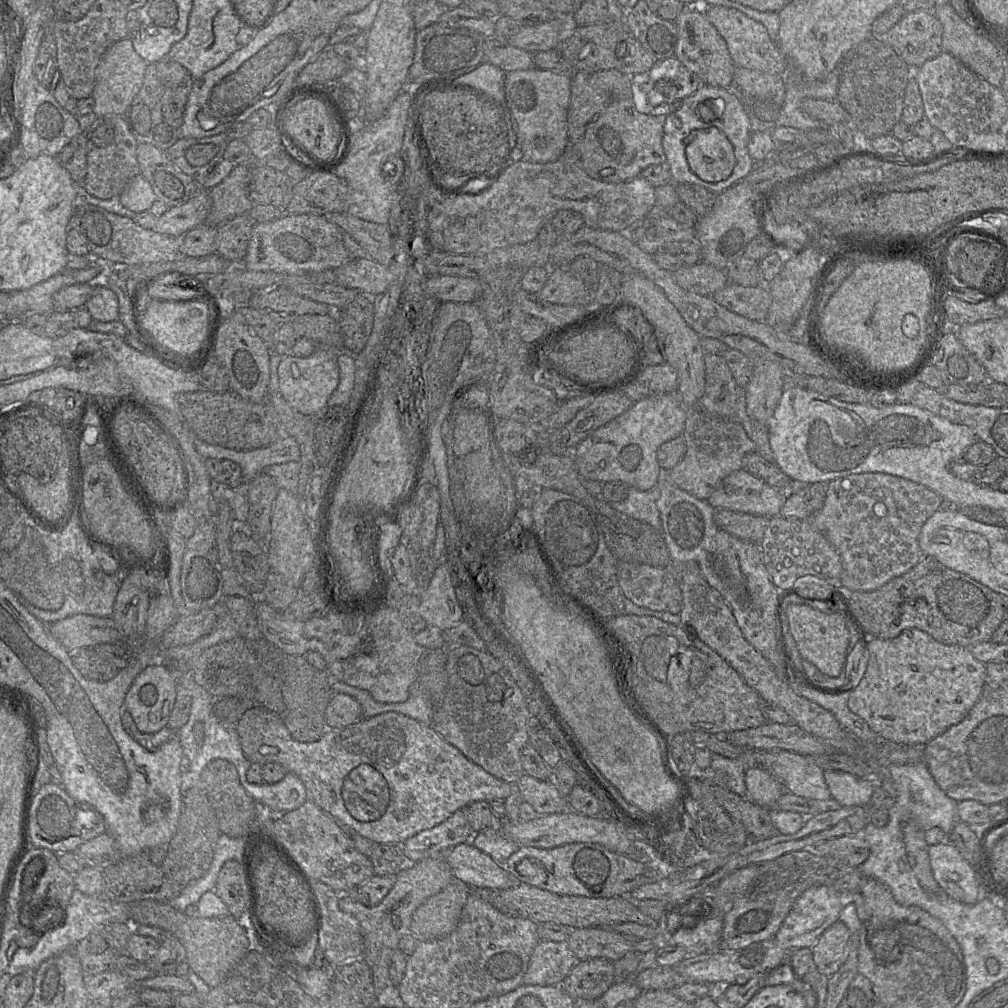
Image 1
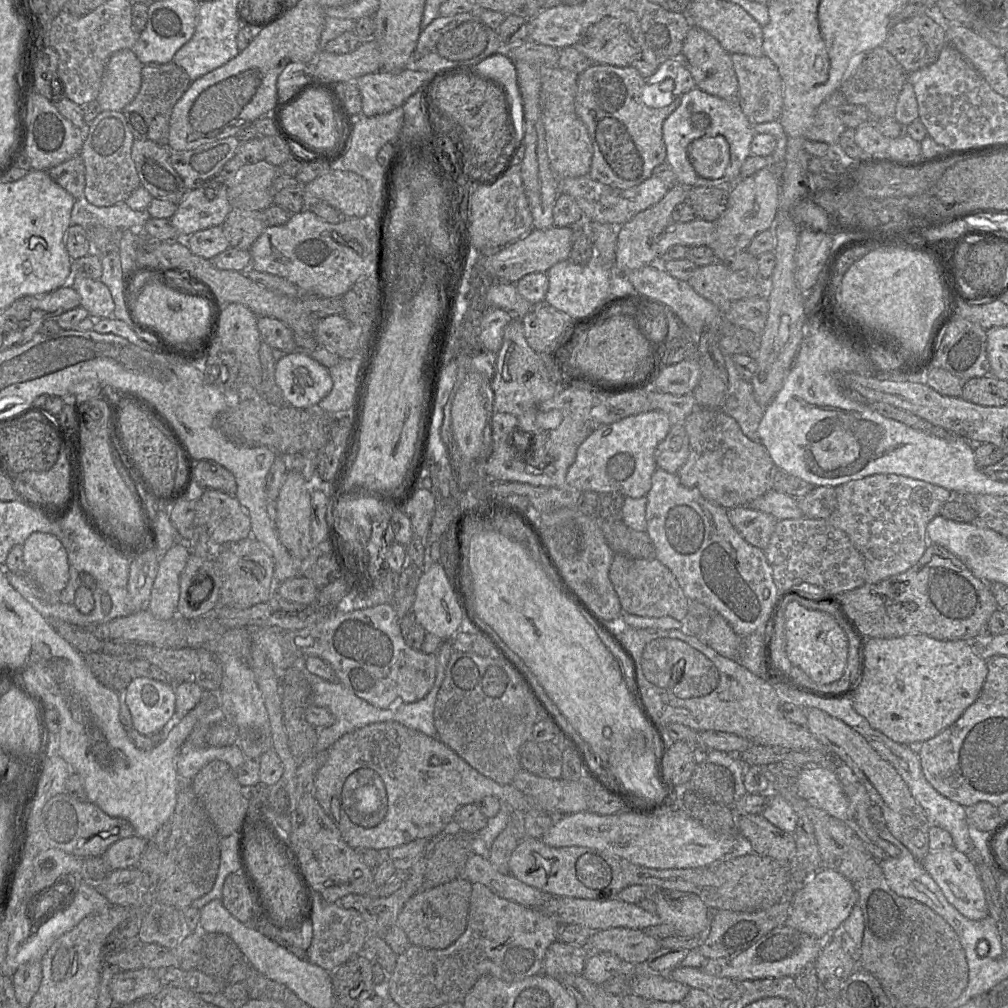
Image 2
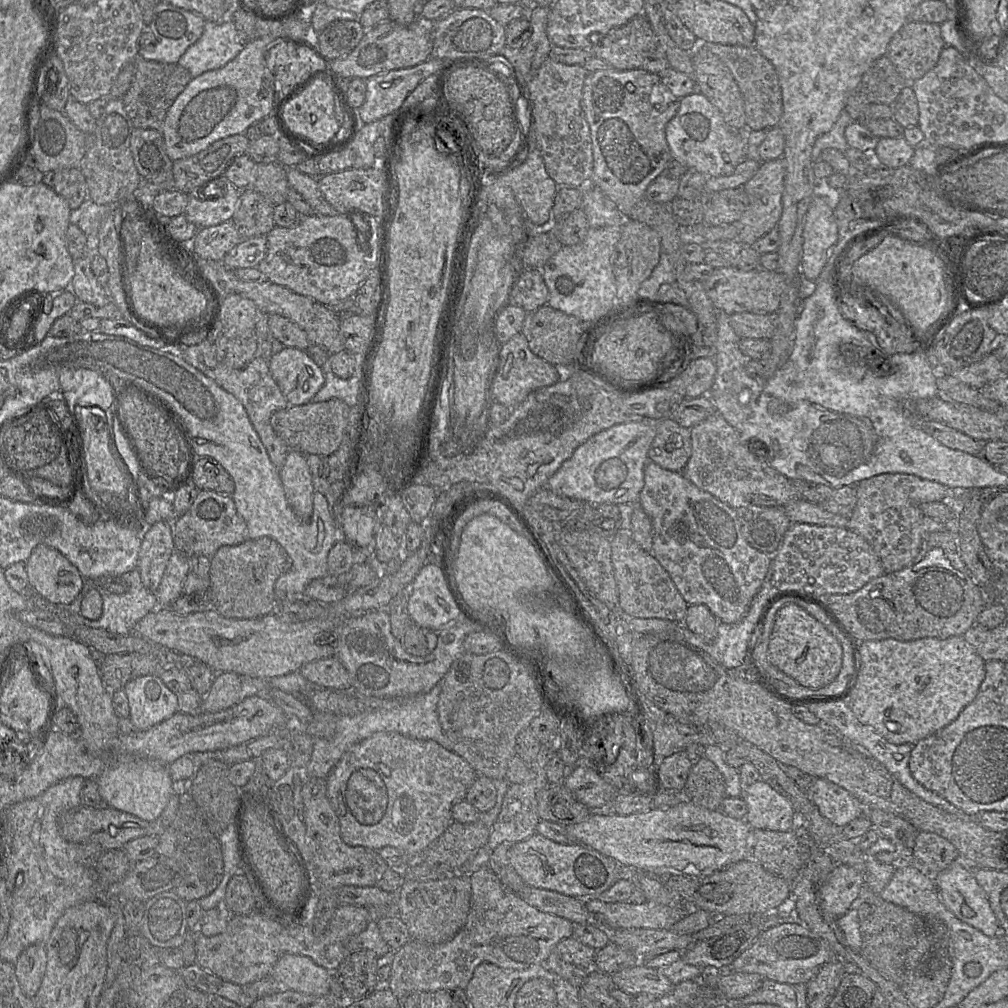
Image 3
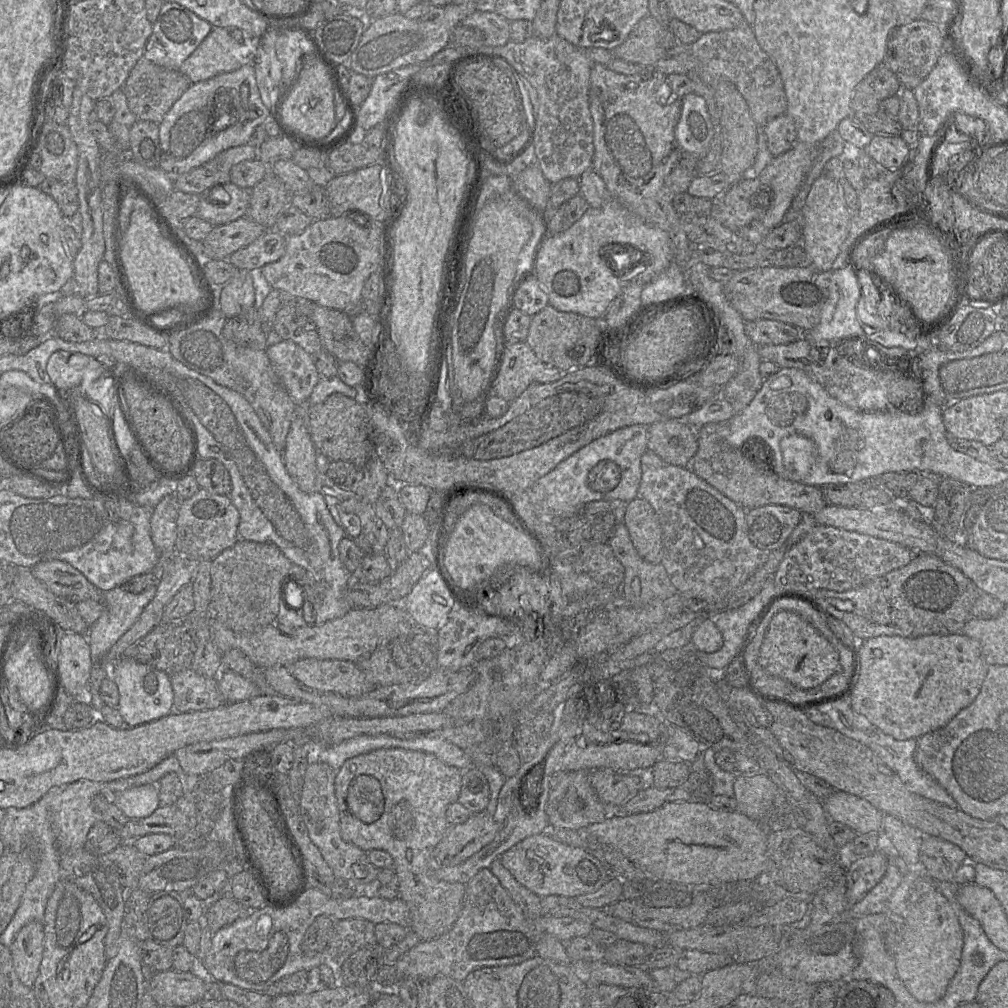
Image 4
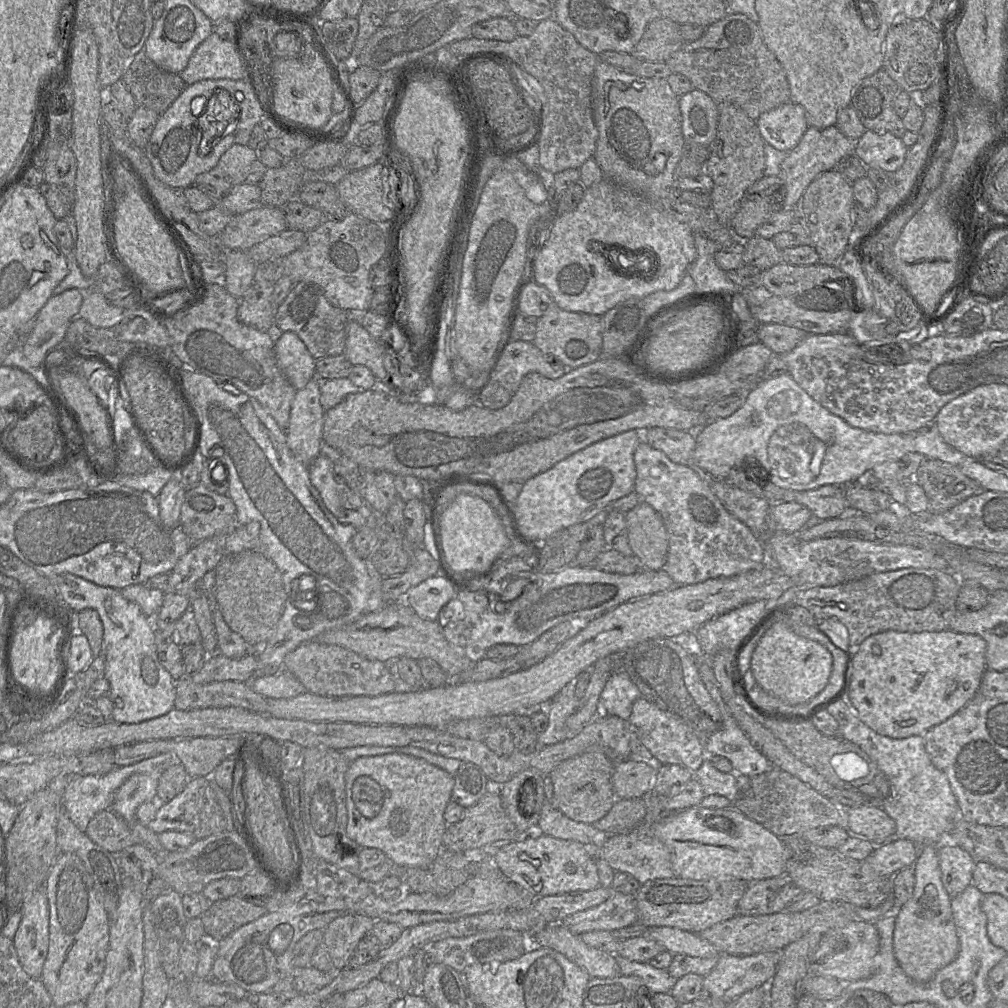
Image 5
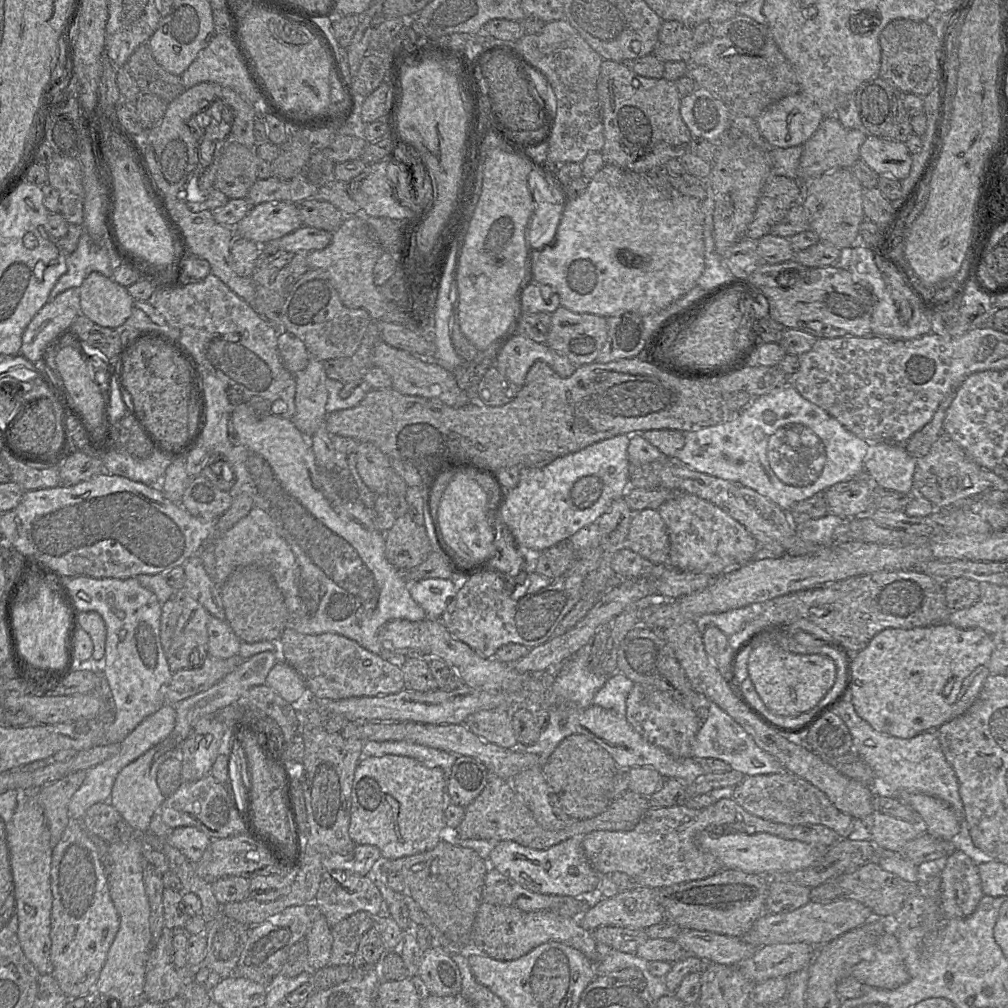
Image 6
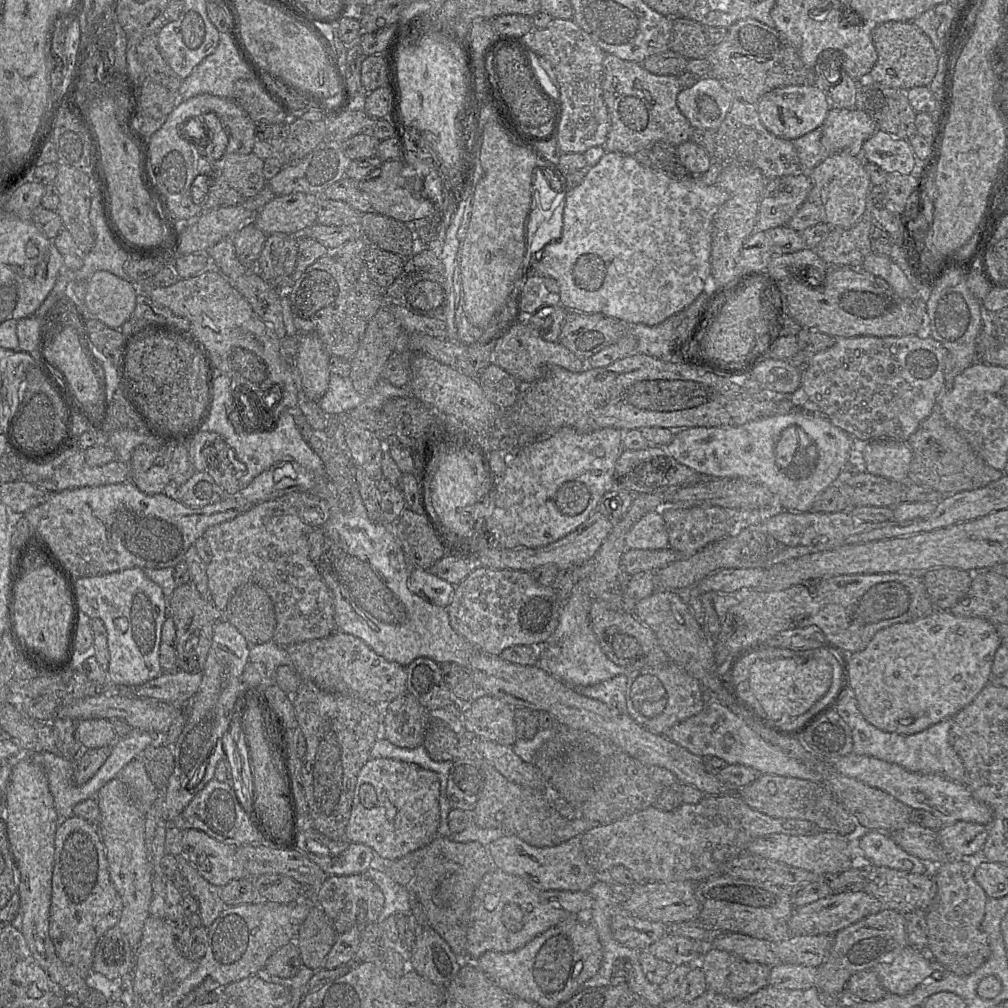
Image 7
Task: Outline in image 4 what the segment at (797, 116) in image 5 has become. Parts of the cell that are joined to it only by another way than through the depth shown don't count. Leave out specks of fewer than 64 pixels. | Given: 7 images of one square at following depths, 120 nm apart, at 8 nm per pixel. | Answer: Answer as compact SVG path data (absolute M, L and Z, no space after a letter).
M786 113L772 119L763 128L768 149L774 157L787 152L797 142L795 123Z

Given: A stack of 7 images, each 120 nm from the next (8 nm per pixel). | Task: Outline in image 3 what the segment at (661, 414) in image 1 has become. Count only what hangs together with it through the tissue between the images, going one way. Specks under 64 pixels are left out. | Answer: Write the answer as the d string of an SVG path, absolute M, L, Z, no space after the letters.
M633 420L616 424L590 437L578 446L571 457L548 479L546 487L553 492L595 504L637 503L644 486L644 467L648 461L648 450L656 434L655 422L660 420Z

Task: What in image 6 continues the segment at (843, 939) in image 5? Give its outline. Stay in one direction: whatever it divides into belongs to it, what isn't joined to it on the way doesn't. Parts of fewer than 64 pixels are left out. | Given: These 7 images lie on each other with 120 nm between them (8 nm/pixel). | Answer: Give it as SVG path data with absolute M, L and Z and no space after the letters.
M884 933L876 945L874 959L854 965L850 976L864 985L882 990L894 990L909 982L910 975L904 965L897 937Z

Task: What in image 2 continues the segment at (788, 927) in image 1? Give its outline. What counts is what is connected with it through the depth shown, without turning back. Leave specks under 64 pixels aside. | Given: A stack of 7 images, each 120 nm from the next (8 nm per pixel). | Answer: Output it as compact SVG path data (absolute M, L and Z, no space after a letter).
M821 868L798 890L790 902L786 924L819 941L824 941L840 929L857 904L857 891L843 875L829 868Z

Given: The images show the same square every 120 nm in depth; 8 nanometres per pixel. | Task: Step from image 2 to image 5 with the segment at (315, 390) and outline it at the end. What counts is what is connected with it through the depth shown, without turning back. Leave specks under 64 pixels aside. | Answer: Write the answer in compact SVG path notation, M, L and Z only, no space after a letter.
M283 332L282 336L274 343L274 353L280 370L295 390L304 388L312 378L318 377L314 358L295 333Z

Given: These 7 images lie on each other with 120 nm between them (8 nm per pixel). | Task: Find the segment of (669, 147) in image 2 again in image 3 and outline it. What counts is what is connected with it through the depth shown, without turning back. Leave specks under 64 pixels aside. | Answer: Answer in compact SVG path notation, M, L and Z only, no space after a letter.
M697 89L680 99L676 115L666 125L666 139L672 156L688 169L695 169L707 177L731 175L736 166L747 158L749 129L735 129L729 126L720 111Z

